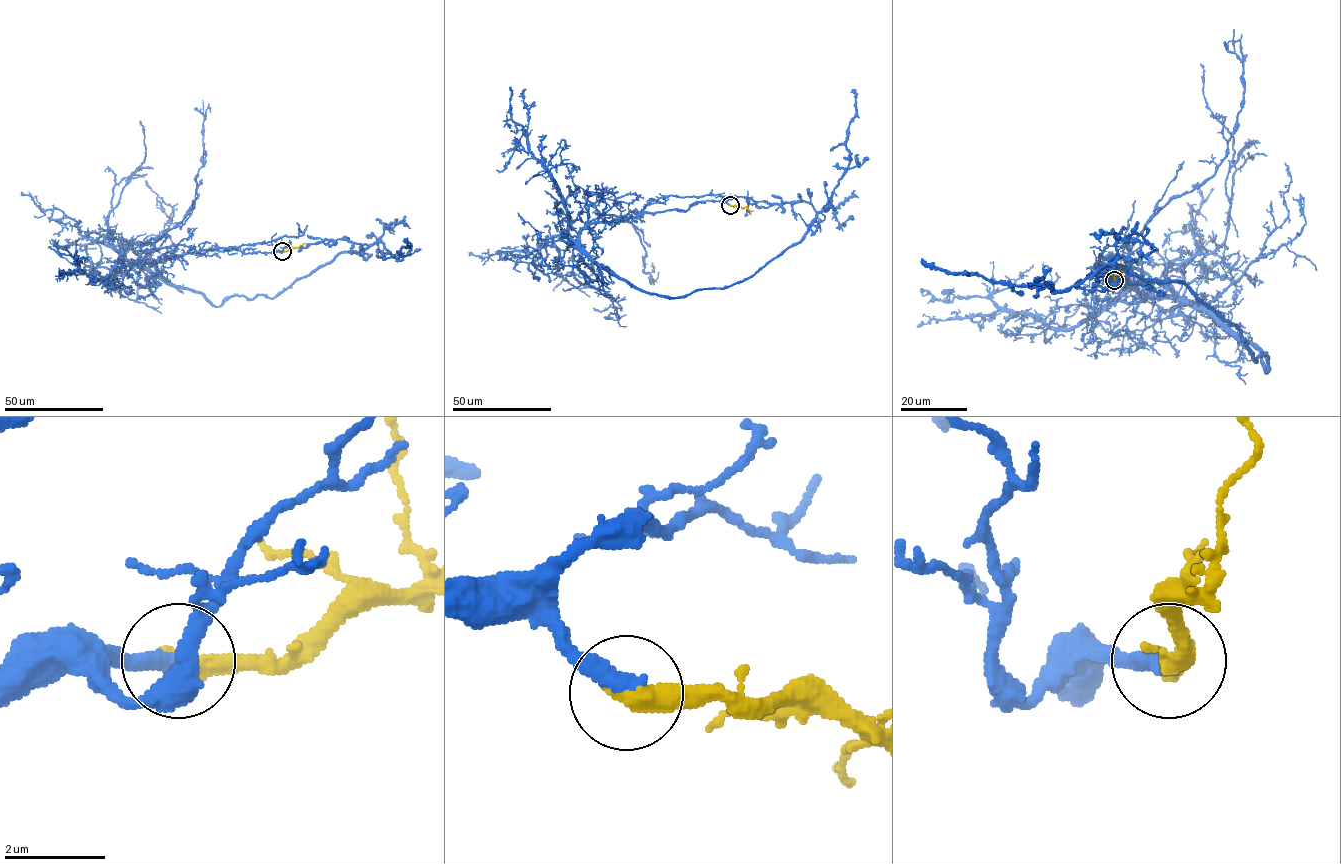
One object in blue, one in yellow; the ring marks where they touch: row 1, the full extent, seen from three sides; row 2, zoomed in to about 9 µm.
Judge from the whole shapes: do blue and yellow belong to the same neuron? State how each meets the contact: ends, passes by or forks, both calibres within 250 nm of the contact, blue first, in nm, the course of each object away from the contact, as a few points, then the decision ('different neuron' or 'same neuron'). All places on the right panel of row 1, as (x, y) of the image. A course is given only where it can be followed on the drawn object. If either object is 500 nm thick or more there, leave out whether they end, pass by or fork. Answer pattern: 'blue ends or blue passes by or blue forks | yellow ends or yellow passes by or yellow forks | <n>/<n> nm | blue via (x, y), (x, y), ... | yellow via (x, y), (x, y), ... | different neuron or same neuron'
blue ends | yellow ends | 400/460 nm | blue via (1114, 280), (1204, 309), (1264, 372), (1268, 357), (1184, 283), (1104, 265), (1055, 290), (921, 260) | yellow via (1114, 280), (1123, 266) | same neuron

